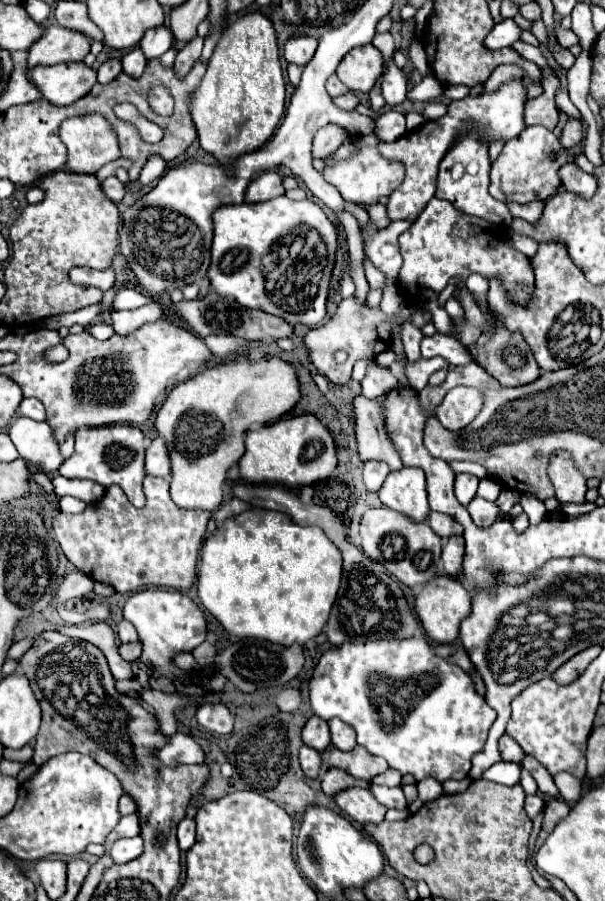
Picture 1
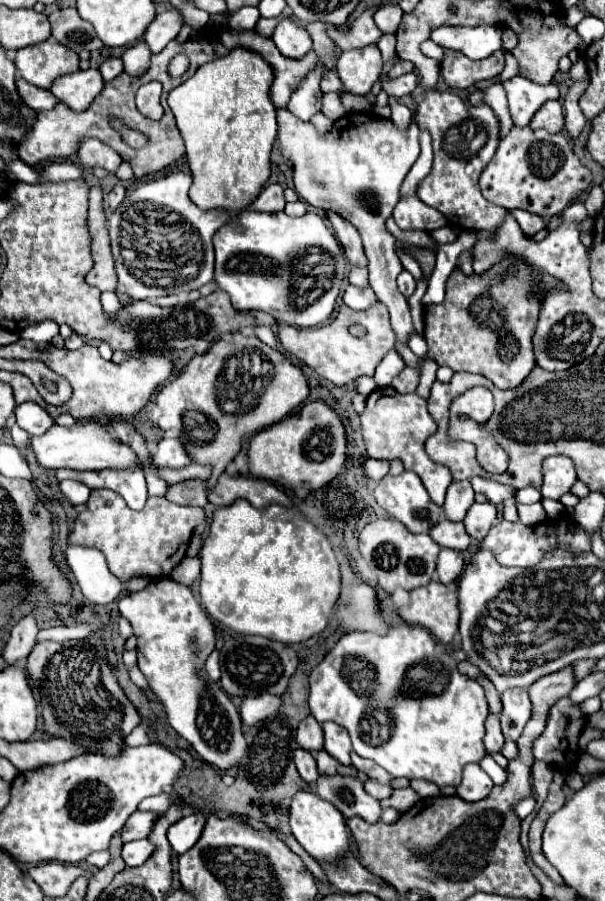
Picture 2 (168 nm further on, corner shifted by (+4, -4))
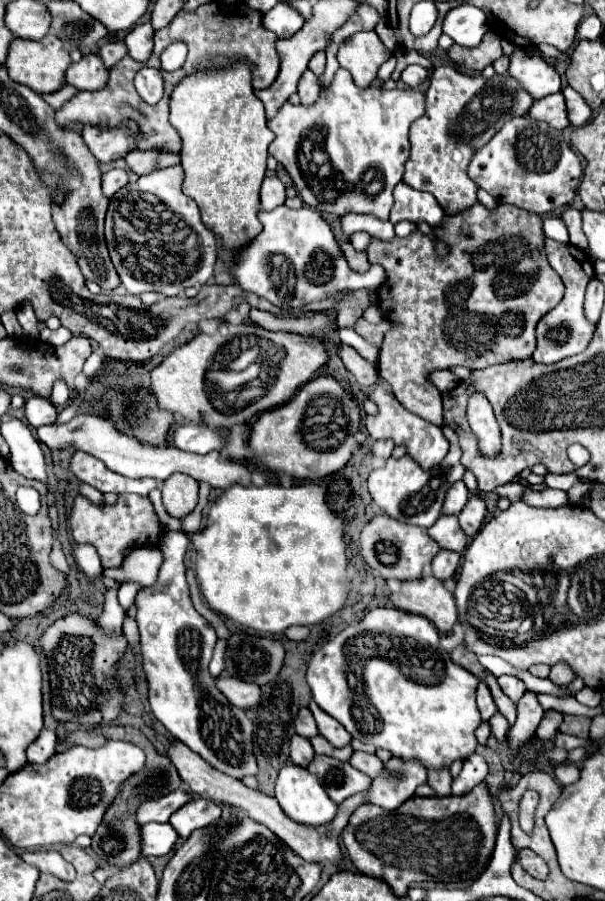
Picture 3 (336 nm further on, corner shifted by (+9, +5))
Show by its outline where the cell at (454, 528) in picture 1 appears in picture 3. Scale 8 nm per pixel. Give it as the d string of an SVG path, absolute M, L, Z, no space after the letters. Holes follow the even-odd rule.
M441 515L433 527L427 529L429 535L439 543L441 549L461 553L467 545L467 535L459 527L457 515Z

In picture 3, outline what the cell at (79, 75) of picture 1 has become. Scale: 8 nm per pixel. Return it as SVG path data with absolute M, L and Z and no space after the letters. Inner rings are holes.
M89 53L79 63L71 63L65 75L67 85L73 85L77 91L97 91L107 83L107 69L99 55Z

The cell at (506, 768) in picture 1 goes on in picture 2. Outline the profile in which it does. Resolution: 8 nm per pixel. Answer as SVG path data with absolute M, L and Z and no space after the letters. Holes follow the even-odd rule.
M470 764L464 768L464 778L462 778L462 784L458 786L458 796L466 802L482 800L490 794L492 786L494 786L494 782L480 768L480 764Z

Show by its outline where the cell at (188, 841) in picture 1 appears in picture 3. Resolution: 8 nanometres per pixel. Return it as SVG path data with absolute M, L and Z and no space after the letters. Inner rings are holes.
M207 799L189 801L181 809L177 809L173 817L169 817L169 825L173 825L173 829L181 839L187 839L193 831L213 825L221 817L221 813L223 813L221 807L213 801Z

